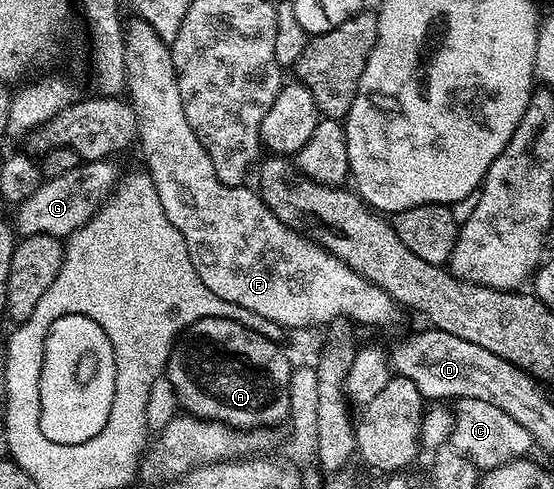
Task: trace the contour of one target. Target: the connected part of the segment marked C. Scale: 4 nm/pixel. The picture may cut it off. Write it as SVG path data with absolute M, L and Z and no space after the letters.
M459 399L452 404L451 412L453 414L451 445L460 455L466 455L482 472L501 467L513 459L524 459L530 454L529 450L534 450L535 444L531 433L527 433L527 429L523 429L523 425L515 421L515 417L503 413L503 409L495 409L495 405L487 405L487 401Z

